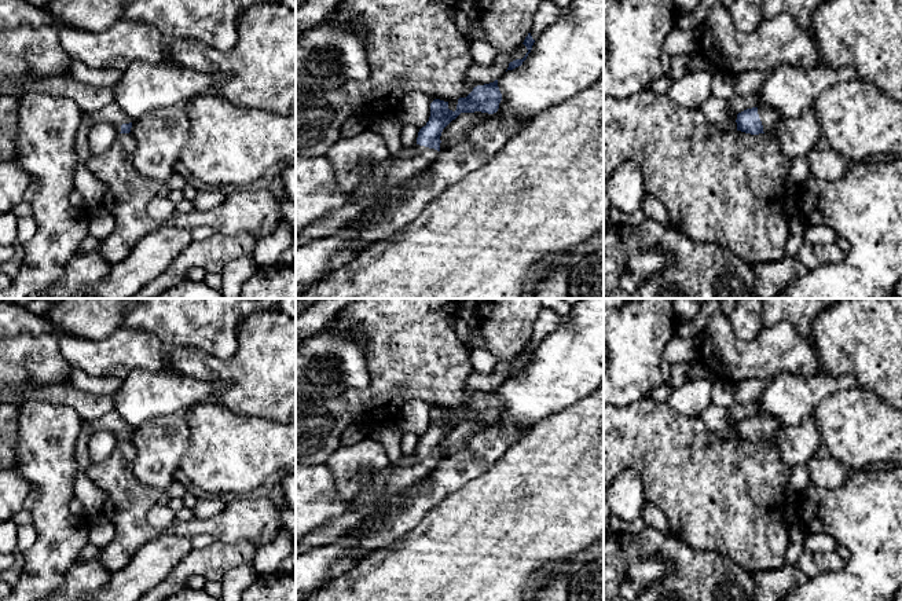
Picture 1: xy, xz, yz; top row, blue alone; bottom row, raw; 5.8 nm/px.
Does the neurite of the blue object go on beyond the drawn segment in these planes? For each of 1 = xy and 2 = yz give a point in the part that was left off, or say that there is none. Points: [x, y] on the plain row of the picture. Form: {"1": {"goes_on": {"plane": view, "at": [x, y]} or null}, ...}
{"1": {"goes_on": {"plane": "xy", "at": [112, 421]}}, "2": {"goes_on": {"plane": "yz", "at": [770, 425]}}}

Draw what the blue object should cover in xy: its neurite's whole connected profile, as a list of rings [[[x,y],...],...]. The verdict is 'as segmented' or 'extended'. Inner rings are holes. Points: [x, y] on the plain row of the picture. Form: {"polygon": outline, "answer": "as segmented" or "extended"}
{"polygon": [[[116,410],[104,414],[102,418],[94,422],[96,430],[111,432],[118,441],[129,441],[132,436],[132,428],[129,428]]], "answer": "extended"}

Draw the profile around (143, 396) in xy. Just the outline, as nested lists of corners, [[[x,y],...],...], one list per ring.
[[[162,369],[157,373],[135,370],[122,380],[122,386],[113,395],[116,411],[129,428],[138,428],[162,415],[184,417],[187,410],[198,403],[214,400],[231,386],[228,381],[204,381],[177,371]]]

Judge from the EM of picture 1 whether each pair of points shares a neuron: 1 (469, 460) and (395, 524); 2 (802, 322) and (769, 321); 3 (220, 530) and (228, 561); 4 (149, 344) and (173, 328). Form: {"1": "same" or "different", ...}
{"1": "same", "2": "same", "3": "different", "4": "different"}

